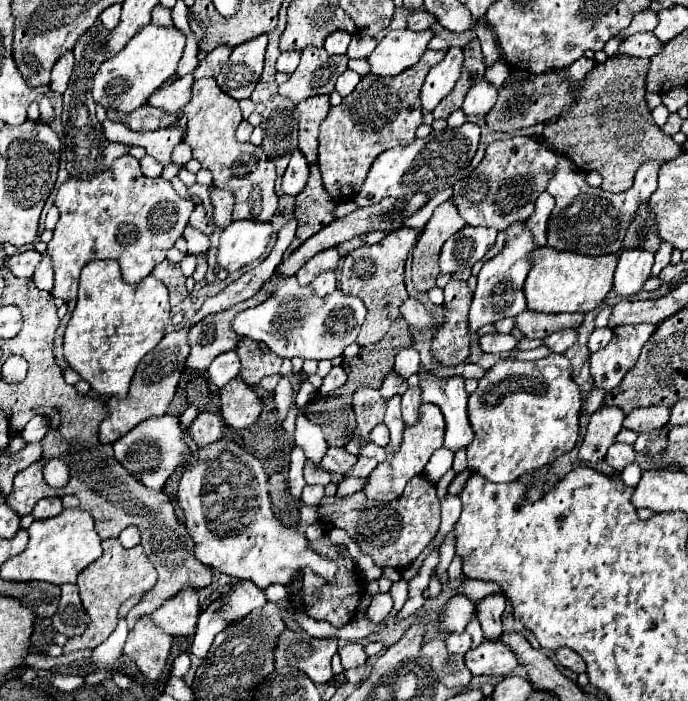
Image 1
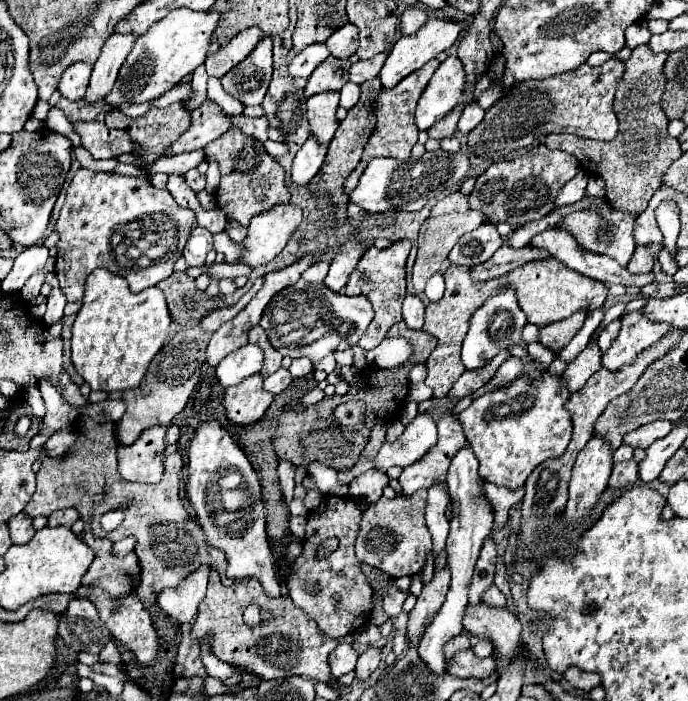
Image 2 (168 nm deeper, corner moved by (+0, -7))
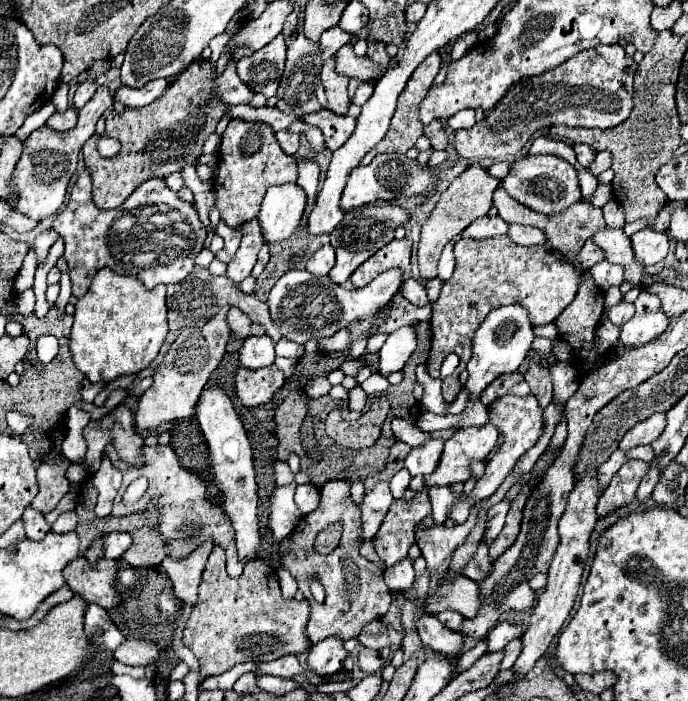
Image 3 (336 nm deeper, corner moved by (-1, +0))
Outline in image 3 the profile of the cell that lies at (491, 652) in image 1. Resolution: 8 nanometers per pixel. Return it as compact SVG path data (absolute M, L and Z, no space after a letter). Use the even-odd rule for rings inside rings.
M423 614L417 620L417 632L423 646L429 646L449 658L457 658L465 650L463 634L445 628L433 614Z

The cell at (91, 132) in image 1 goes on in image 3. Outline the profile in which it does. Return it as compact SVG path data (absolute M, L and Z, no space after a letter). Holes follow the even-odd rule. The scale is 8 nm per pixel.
M121 52L115 58L111 59L111 68L108 72L96 80L97 85L109 88L111 95L123 84L120 79L120 67L123 63L125 52Z

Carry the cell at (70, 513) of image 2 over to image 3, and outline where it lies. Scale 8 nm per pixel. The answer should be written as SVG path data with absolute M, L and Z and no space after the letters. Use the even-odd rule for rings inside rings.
M71 510L71 512L59 514L59 518L57 518L55 524L51 526L51 530L53 530L53 532L59 532L59 534L65 534L65 532L75 530L75 526L77 526L77 514Z

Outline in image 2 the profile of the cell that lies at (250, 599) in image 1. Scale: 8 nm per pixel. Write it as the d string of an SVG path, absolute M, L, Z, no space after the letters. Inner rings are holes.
M204 639L200 649L202 649L202 661L204 661L210 677L222 681L224 685L238 685L242 681L242 677L232 669L232 665L224 663L224 661L216 661L216 657L212 657L210 639Z

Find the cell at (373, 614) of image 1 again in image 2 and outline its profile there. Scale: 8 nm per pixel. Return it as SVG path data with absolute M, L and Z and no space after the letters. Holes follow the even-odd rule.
M390 583L388 589L386 589L386 593L384 593L384 611L386 611L390 617L398 615L398 613L402 611L402 605L404 605L406 597L408 597L406 591L400 591L394 583Z

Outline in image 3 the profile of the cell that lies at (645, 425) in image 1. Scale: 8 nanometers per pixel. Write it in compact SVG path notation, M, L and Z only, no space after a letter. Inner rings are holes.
M653 414L651 418L639 422L637 426L633 426L623 440L619 442L621 450L631 450L639 444L651 444L655 438L659 438L659 434L665 428L665 414Z

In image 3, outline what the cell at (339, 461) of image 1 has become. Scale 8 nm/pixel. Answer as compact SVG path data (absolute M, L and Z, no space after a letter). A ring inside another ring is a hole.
M377 482L371 490L365 490L363 500L359 504L359 508L361 508L361 542L373 540L391 502L393 502L393 496L389 490L389 482Z

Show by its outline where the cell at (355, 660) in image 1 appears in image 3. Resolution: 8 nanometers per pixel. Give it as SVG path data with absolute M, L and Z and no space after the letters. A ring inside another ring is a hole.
M325 638L309 650L307 662L319 676L327 676L339 672L347 656L349 652L345 650L341 638Z

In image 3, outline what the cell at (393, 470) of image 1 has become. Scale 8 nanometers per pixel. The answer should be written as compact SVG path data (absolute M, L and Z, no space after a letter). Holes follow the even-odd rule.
M471 426L457 428L449 440L445 440L443 454L433 474L423 476L429 486L449 486L453 482L469 480L469 462L485 460L487 454L495 448L499 440L499 432L495 426Z

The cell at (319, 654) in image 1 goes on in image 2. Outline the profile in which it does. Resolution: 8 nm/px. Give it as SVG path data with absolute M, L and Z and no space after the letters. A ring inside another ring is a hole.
M216 569L210 571L208 591L198 607L198 617L192 627L192 637L196 641L204 641L212 635L212 653L234 667L246 669L260 679L278 679L278 677L310 677L316 681L330 681L328 669L328 653L336 647L336 643L354 643L354 635L342 637L340 641L332 641L324 637L318 625L306 617L302 609L298 609L290 599L278 597L272 599L264 593L260 581L244 579L226 587L220 583L220 573ZM254 603L260 609L274 615L270 621L260 621L258 627L248 627L244 617L244 609Z

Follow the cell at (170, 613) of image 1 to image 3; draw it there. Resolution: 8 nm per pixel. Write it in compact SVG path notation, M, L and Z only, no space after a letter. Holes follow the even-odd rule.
M207 540L197 550L193 550L189 554L189 558L185 558L185 560L165 558L161 562L161 568L165 570L165 574L173 582L173 594L181 602L191 604L191 606L197 604L201 574L203 574L203 568L205 568L207 558L211 554L211 548L213 548L213 542Z

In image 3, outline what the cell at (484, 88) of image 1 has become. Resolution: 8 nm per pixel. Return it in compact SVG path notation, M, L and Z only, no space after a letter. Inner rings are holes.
M461 110L455 116L451 116L447 120L447 126L453 130L461 130L461 128L471 128L475 124L475 110Z

